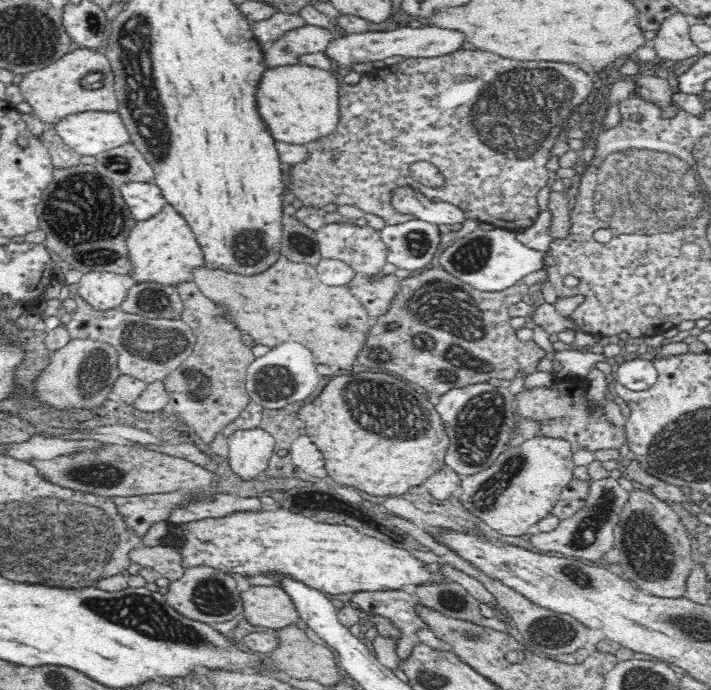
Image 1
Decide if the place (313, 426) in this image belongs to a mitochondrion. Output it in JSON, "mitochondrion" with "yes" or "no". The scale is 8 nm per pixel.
{"mitochondrion":"no"}

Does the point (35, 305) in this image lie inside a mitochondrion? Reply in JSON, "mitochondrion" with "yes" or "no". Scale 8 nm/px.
{"mitochondrion":"no"}

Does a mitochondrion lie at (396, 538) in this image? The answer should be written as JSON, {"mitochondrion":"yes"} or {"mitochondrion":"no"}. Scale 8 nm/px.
{"mitochondrion":"no"}

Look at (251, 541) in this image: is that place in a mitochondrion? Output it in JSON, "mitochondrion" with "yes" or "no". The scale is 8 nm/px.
{"mitochondrion":"no"}

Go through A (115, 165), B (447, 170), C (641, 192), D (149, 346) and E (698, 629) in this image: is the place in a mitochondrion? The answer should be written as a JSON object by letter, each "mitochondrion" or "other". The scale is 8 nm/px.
{"A":"mitochondrion","B":"other","C":"mitochondrion","D":"mitochondrion","E":"mitochondrion"}

